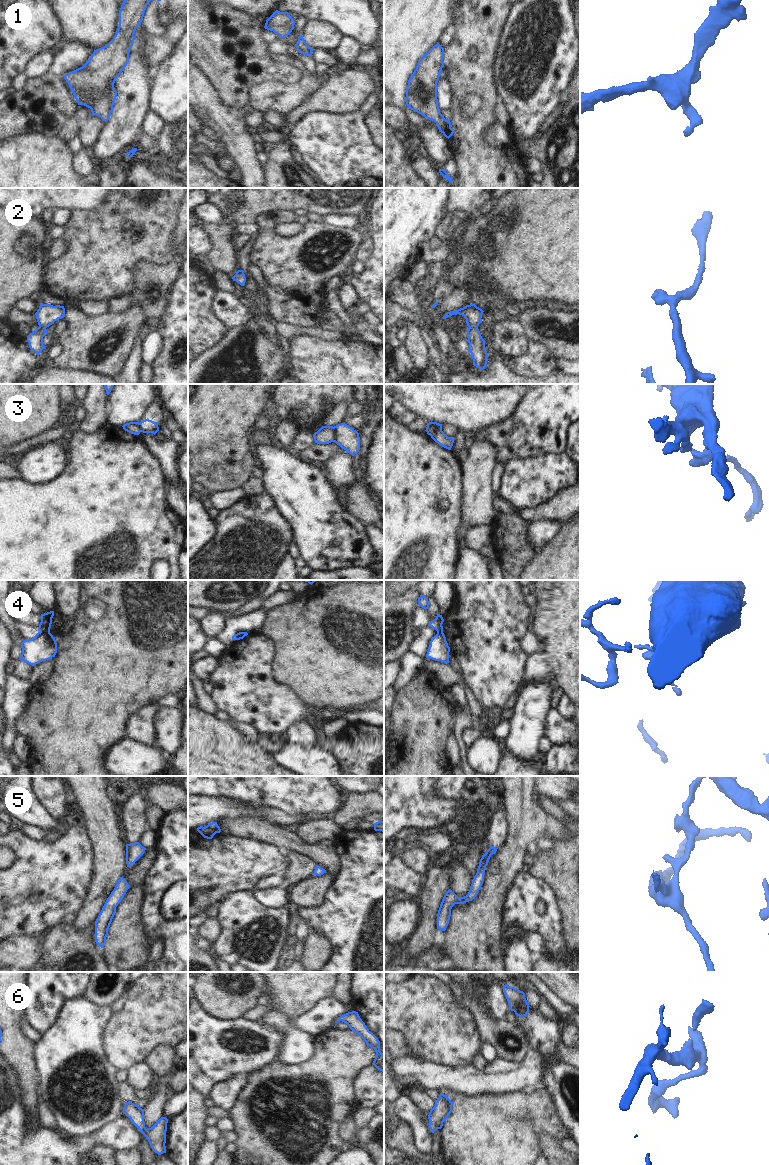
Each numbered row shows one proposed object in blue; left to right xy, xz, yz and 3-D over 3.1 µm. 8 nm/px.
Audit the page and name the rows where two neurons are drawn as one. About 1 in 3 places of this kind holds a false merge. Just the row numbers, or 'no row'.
3, 4

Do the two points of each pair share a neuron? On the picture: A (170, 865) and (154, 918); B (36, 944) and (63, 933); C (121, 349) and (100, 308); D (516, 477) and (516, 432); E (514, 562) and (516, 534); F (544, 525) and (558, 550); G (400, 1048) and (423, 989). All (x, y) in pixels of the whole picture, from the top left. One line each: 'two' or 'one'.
A: one
B: two
C: two
D: two
E: one
F: two
G: two

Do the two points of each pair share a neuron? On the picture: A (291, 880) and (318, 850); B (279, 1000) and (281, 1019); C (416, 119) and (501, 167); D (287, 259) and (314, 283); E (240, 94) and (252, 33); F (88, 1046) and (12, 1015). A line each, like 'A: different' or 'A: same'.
A: different
B: different
C: different
D: same
E: same
F: different

